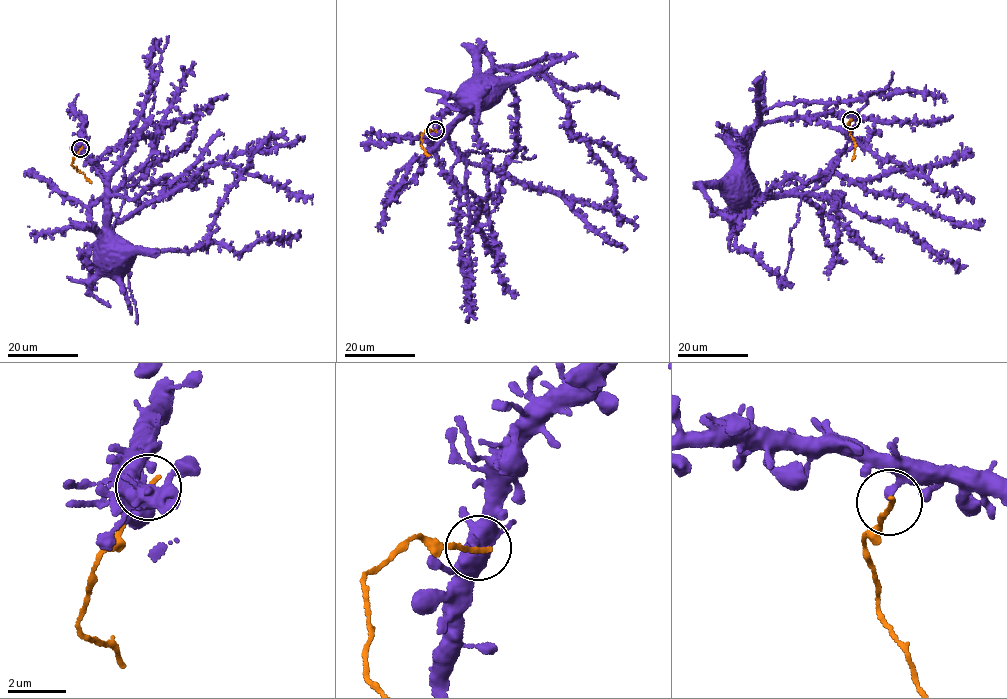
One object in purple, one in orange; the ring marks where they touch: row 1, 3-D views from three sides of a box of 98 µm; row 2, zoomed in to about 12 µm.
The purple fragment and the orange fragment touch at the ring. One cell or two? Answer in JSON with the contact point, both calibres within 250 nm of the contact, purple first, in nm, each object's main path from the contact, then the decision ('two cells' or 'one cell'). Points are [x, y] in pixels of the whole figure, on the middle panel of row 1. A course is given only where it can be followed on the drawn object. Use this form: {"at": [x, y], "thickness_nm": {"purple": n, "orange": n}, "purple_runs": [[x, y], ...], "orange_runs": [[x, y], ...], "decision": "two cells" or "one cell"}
{"at": [435, 130], "thickness_nm": {"purple": 280, "orange": 170}, "purple_runs": [[435, 131], [437, 119], [467, 96], [492, 70], [460, 106], [461, 99]], "orange_runs": [[435, 131], [427, 129], [421, 134], [422, 147], [429, 156]], "decision": "two cells"}

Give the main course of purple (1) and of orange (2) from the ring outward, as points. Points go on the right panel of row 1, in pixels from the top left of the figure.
1: (851, 120), (849, 116), (826, 113), (763, 122), (756, 127), (747, 151), (750, 202), (742, 201)
2: (851, 120), (848, 124), (855, 145), (852, 160)

